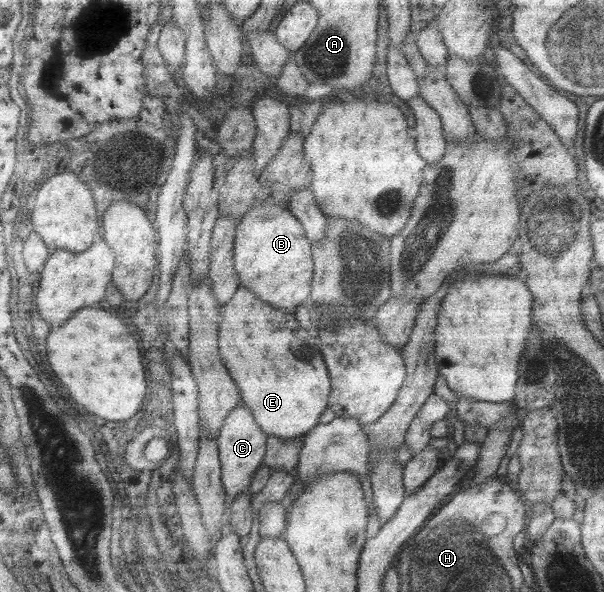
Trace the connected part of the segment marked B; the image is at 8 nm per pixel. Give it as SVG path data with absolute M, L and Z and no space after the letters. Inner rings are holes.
M270 195L248 208L236 224L232 266L238 276L238 286L276 309L292 313L294 307L309 297L313 272L311 245L300 222L284 206L276 204Z

